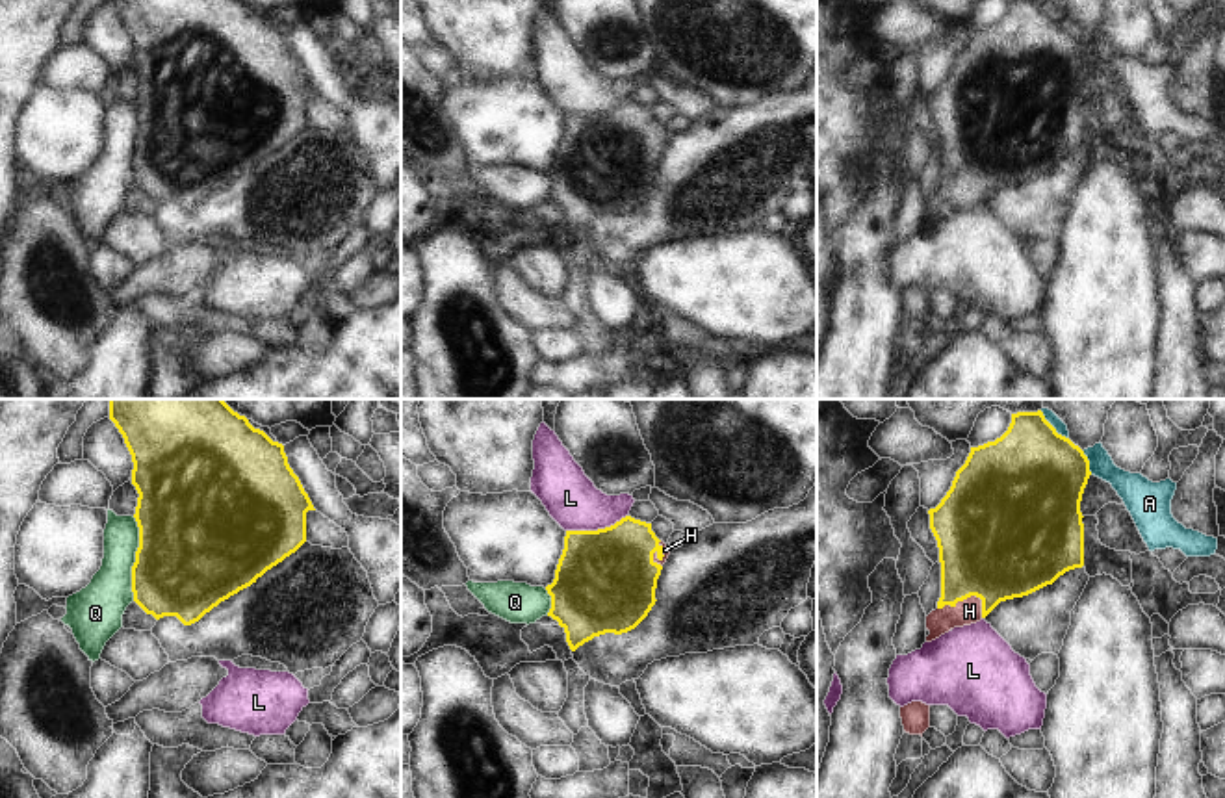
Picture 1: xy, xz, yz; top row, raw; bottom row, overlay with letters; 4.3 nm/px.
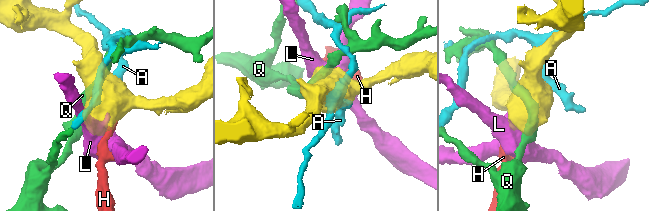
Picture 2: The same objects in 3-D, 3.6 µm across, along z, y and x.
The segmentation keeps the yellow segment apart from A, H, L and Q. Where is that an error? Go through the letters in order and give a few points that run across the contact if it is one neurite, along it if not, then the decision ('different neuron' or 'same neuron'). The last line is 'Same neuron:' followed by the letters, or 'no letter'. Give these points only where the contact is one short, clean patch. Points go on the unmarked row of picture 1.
A: yz (1083, 36), (1092, 58) | different neuron
H: yz (988, 134), (960, 184), (969, 195) | same neuron
L: different neuron
Q: different neuron
Same neuron: H

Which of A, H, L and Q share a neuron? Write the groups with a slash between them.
A / H / L / Q

